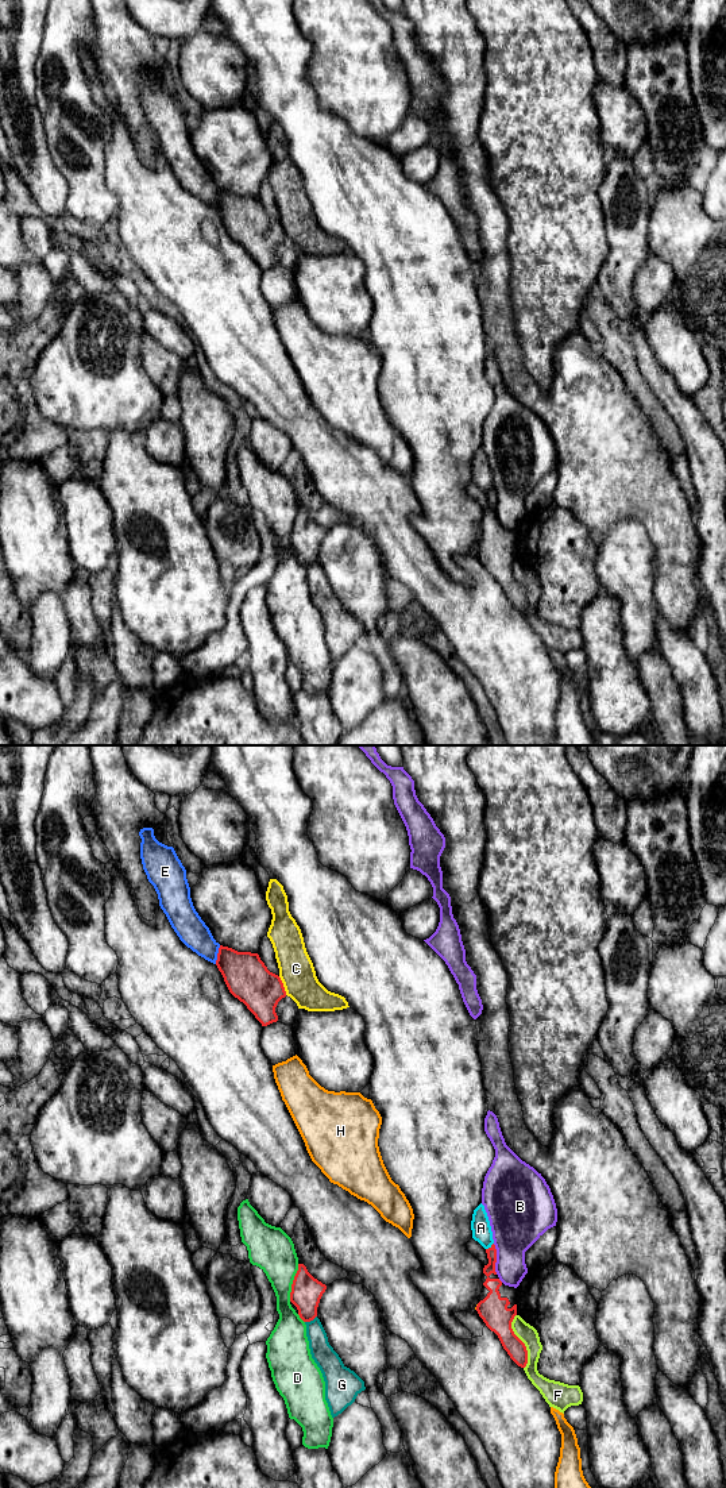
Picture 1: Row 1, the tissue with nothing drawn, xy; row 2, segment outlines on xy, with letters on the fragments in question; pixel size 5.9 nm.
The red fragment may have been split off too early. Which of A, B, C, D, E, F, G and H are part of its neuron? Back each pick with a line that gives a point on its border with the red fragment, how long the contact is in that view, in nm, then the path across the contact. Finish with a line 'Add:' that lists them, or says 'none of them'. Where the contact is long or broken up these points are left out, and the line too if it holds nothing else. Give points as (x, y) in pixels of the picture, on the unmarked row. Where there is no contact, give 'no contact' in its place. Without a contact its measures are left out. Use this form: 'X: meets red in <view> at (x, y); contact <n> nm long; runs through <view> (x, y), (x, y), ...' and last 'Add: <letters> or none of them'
Add: none of them

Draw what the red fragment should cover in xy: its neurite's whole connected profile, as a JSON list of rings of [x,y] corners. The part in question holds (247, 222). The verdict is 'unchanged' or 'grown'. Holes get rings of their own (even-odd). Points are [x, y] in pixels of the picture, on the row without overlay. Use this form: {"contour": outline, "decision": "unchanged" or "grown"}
{"contour": [[[220,189],[216,209],[229,236],[267,270],[278,265],[275,251],[286,240],[281,221],[267,213],[258,197]]], "decision": "unchanged"}

